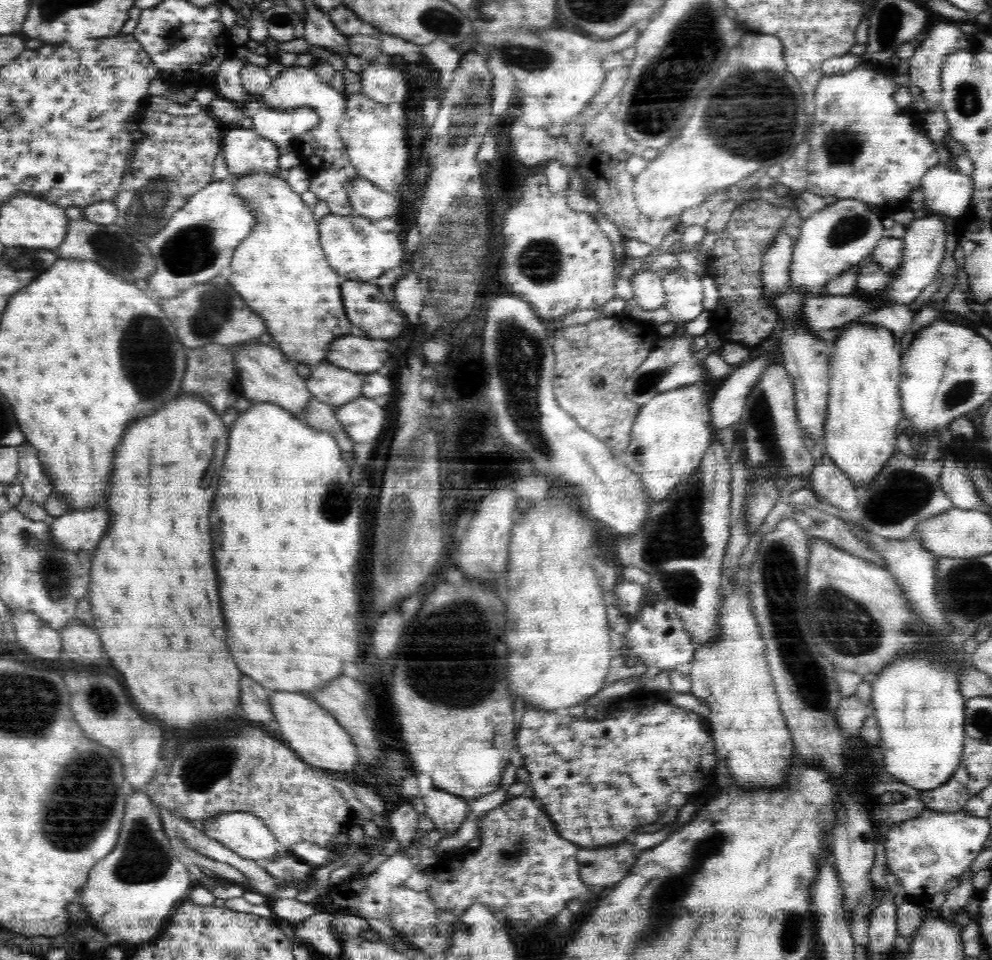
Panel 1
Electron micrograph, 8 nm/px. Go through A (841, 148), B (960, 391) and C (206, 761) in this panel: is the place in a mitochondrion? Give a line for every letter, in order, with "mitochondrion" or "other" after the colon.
A: mitochondrion
B: mitochondrion
C: mitochondrion

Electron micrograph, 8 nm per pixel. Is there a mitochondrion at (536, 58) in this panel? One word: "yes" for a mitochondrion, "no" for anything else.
yes

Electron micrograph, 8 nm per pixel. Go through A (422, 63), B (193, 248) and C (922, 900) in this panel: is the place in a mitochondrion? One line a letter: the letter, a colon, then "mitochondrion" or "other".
A: other
B: mitochondrion
C: other

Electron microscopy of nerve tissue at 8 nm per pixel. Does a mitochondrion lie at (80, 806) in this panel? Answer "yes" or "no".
yes

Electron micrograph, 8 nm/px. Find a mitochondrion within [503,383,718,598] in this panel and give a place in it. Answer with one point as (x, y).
(692, 498)

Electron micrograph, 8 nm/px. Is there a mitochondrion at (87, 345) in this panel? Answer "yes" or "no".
no

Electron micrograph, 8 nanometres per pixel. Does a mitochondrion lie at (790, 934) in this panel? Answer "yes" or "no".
yes

